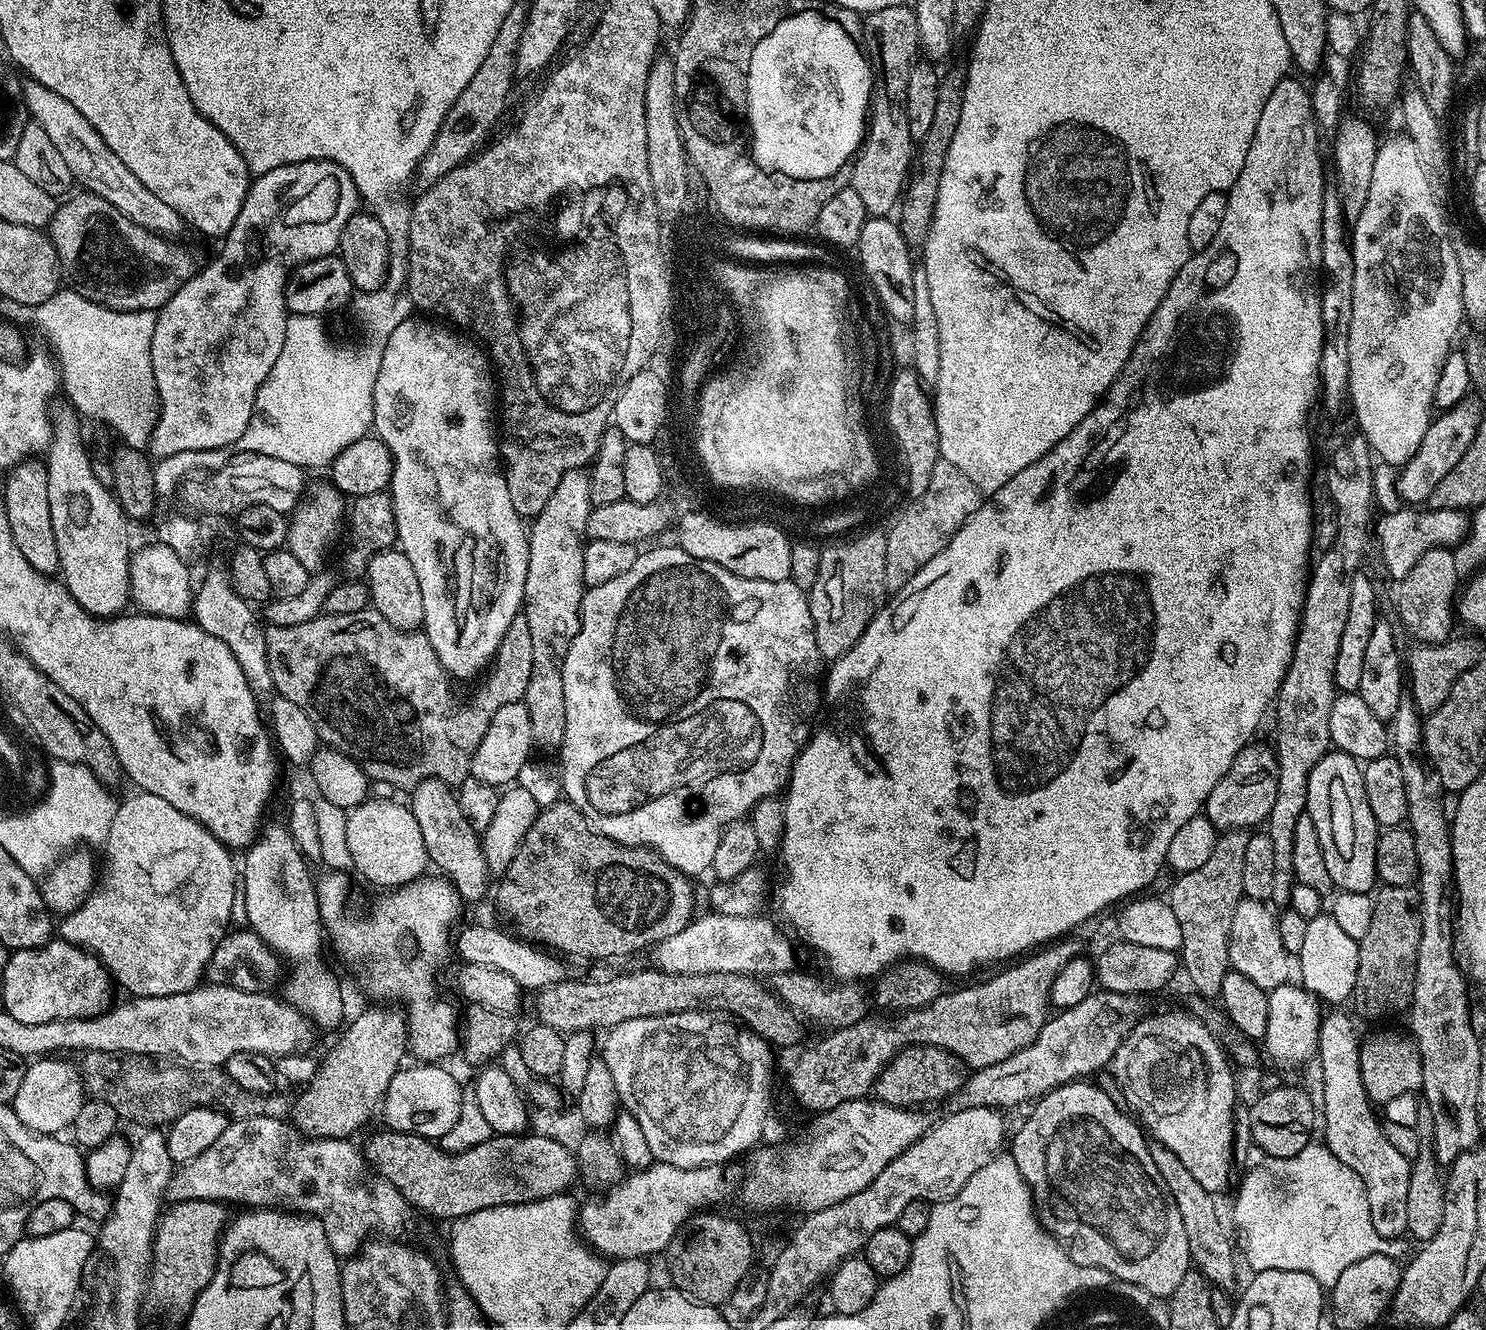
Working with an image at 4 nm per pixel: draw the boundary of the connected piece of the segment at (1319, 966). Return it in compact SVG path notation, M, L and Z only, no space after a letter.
M1330 912L1308 920L1302 950L1296 956L1300 964L1301 985L1323 1003L1345 1003L1357 982L1359 948L1359 941L1343 933Z

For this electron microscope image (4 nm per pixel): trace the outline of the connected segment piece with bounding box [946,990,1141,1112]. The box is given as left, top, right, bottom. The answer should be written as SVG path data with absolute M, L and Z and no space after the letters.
M1096 990L1091 996L1082 998L1082 1002L1078 1002L1078 1006L1070 1006L1057 1011L1053 1020L1052 1017L1045 1019L1038 1038L1034 1038L1034 1042L1030 1042L1030 1046L1018 1050L1018 1054L1010 1054L1010 1058L1006 1058L1002 1062L994 1062L994 1066L975 1069L965 1079L964 1085L953 1096L948 1097L947 1111L1016 1108L1019 1104L1026 1103L1025 1105L1027 1105L1029 1102L1035 1102L1046 1093L1054 1091L1058 1086L1071 1084L1077 1078L1091 1077L1091 1072L1096 1072L1099 1068L1106 1067L1107 1064L1109 1067L1115 1061L1118 1046L1124 1040L1129 1026L1141 1015L1139 1002L1141 1001L1135 995Z

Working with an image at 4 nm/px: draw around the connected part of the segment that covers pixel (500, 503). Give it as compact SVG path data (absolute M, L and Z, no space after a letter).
M409 318L399 323L385 344L373 390L372 428L392 455L390 495L396 519L396 540L399 551L404 552L406 558L410 558L410 566L414 566L414 574L418 574L418 586L422 586L422 610L424 611L422 631L428 637L430 646L434 646L434 654L438 654L438 662L442 662L449 677L456 679L457 676L460 680L468 680L471 676L479 677L491 665L493 658L496 657L496 651L500 648L502 638L512 625L512 619L521 615L528 569L528 532L525 521L514 510L514 502L510 502L510 490L506 486L502 460L498 455L498 428L497 425L496 428L492 425L494 372L490 367L485 349L475 339L453 330L447 323L437 322L432 318L416 319Z

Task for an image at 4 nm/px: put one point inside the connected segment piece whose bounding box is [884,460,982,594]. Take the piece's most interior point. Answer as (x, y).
(921, 532)

